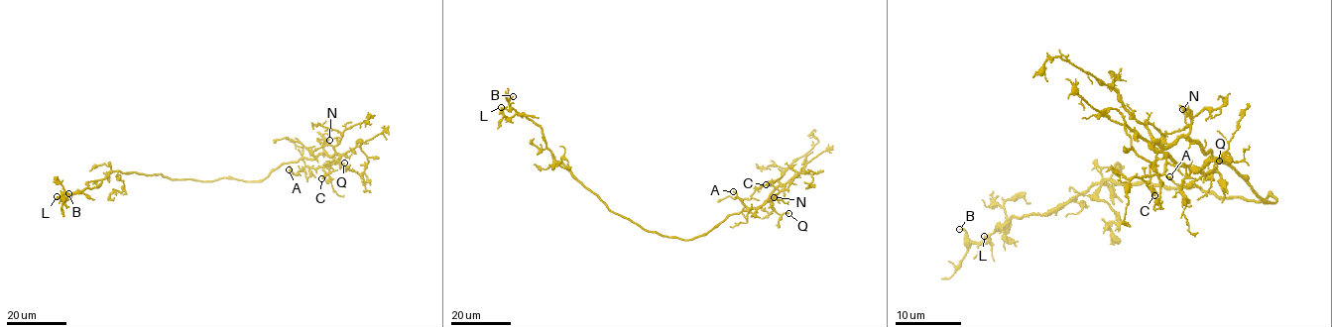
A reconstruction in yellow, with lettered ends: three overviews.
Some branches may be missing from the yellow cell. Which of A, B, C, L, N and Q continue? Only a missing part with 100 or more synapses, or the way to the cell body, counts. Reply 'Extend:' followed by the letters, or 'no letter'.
Extend: N

